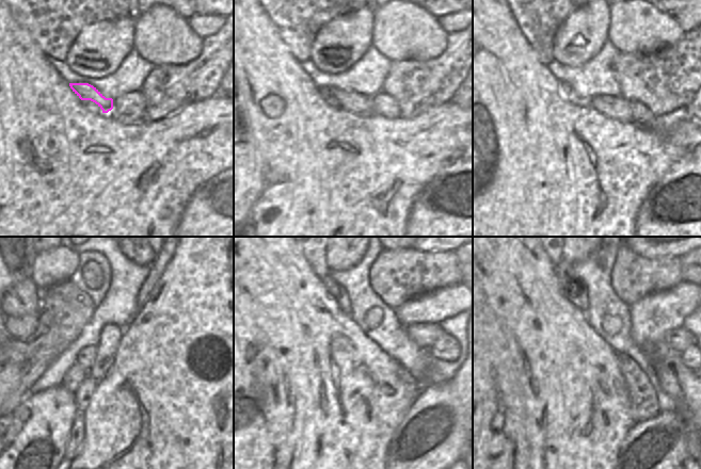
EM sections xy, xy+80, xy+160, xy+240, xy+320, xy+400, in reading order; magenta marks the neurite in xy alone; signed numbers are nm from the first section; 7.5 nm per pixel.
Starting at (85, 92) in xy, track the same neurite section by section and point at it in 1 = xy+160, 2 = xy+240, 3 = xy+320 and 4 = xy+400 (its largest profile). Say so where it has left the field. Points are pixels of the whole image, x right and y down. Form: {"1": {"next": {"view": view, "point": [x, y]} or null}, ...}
{"1": {"next": {"view": "xy+160", "point": [614, 107]}}, "2": {"next": {"view": "xy+240", "point": [155, 345]}}, "3": {"next": {"view": "xy+320", "point": [424, 335]}}, "4": {"next": {"view": "xy+400", "point": [679, 339]}}}

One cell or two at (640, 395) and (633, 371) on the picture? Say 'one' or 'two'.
one

